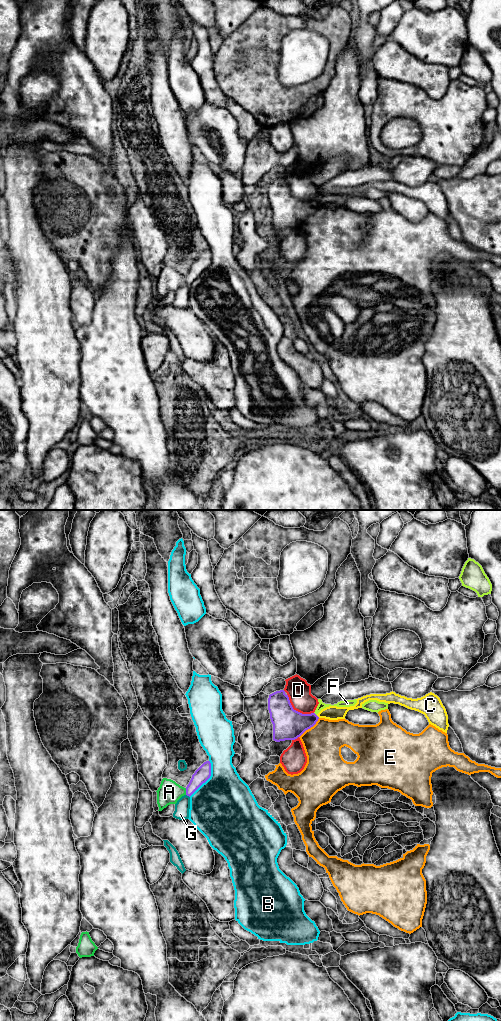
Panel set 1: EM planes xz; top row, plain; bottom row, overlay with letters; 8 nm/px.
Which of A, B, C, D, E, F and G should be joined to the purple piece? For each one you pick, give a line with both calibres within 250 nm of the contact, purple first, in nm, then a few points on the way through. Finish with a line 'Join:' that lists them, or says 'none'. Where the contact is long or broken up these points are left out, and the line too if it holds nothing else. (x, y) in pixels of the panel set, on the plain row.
A: calibres 120 and 190 nm; way xz (202, 262), (186, 279), (169, 280)
Join: A

